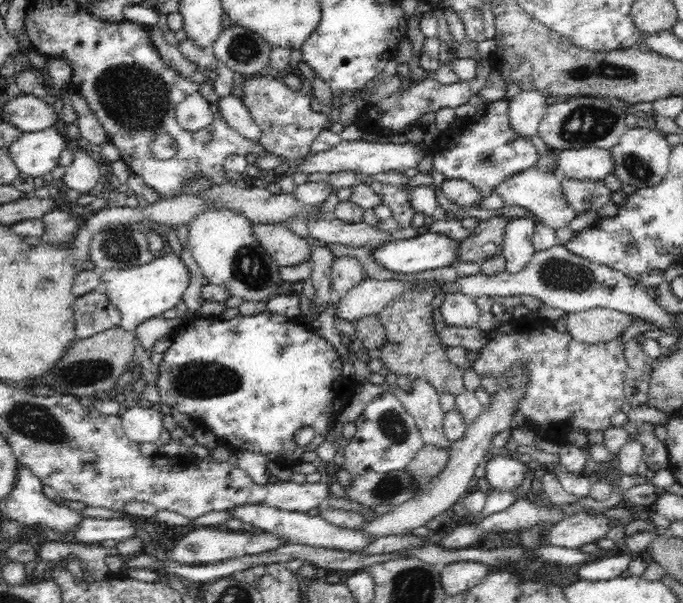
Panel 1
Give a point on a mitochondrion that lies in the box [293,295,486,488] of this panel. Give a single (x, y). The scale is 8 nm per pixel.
(391, 424)

